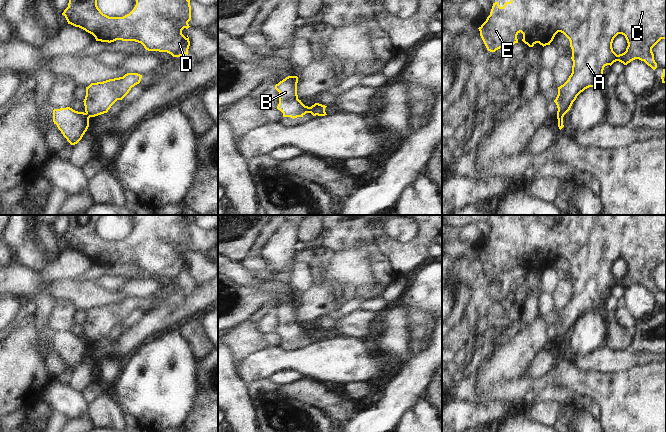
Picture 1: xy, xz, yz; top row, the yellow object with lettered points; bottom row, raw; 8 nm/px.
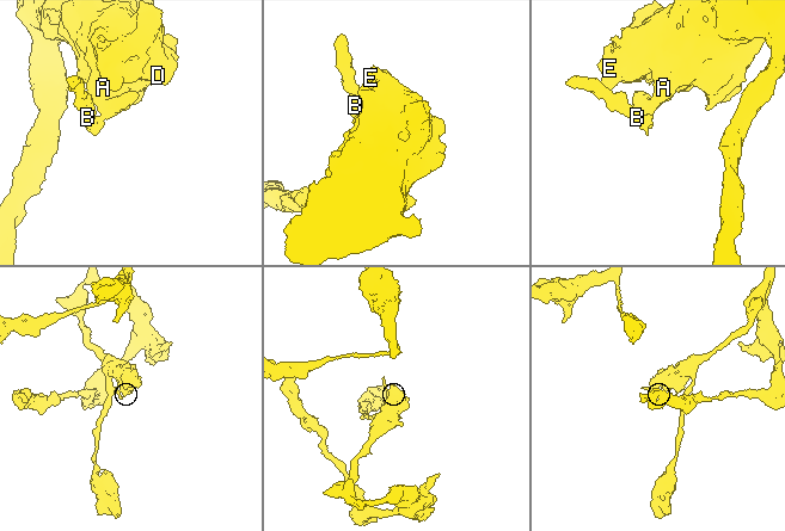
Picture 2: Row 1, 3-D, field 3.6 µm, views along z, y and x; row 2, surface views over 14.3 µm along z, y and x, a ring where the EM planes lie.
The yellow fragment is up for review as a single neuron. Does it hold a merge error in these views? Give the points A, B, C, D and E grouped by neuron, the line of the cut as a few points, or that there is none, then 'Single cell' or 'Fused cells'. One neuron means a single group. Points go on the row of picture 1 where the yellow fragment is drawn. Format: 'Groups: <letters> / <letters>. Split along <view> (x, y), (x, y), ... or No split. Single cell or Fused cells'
Groups: A C D E / B. Split along yz (563, 114), (557, 116). Fused cells.

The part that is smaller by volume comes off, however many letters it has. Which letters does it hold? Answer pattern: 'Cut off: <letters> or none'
Cut off: B

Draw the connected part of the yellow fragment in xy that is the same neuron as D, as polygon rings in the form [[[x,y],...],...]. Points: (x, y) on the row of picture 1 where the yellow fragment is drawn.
[[[69,0],[62,15],[68,24],[92,34],[96,41],[135,41],[148,51],[167,52],[173,57],[188,55],[190,41],[188,35],[185,37],[182,34],[182,30],[190,27],[190,0],[136,0],[134,9],[123,17],[109,17],[103,14],[97,6],[97,0]]]

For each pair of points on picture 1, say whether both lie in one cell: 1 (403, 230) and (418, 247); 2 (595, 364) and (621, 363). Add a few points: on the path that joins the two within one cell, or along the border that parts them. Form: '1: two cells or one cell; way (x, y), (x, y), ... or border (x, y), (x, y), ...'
1: two cells; border (419, 226), (415, 238), (406, 243), (397, 243)
2: one cell; way (601, 363), (615, 363)

